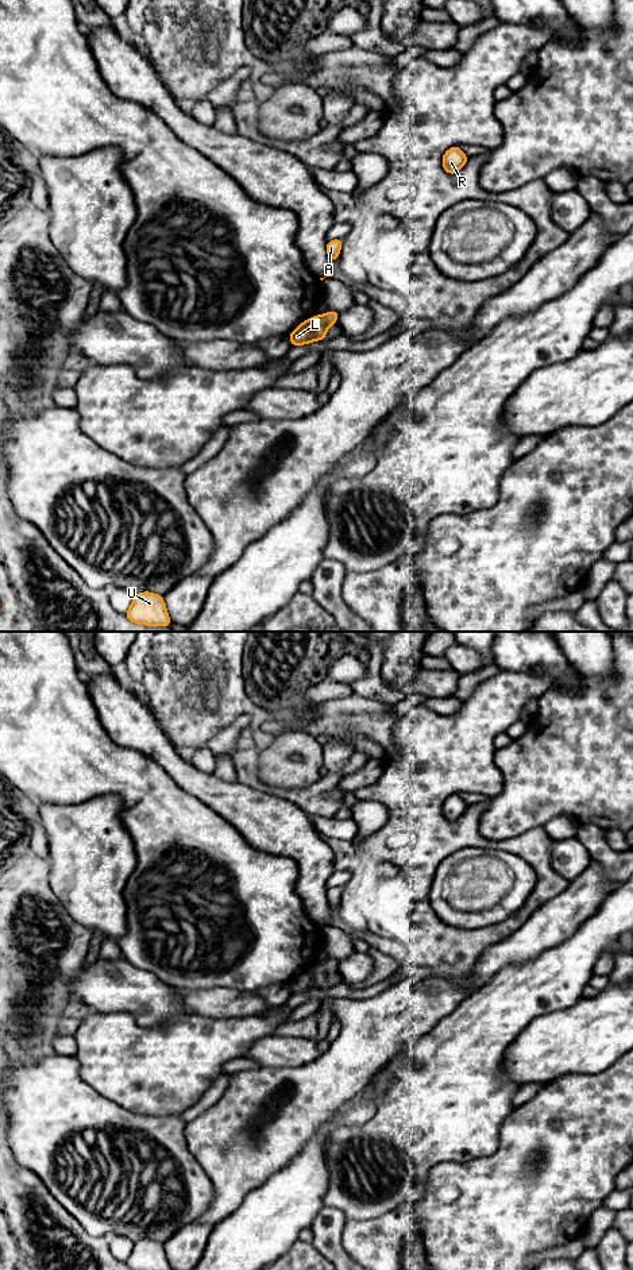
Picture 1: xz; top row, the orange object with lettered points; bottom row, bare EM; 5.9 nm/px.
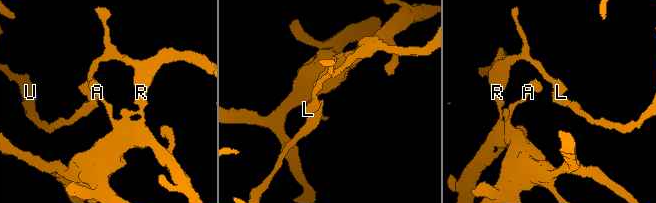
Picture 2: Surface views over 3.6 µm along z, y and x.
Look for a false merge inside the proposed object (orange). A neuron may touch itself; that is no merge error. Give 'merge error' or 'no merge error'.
merge error

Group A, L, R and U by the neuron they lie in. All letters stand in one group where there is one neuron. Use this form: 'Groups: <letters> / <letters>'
Groups: A L R / U

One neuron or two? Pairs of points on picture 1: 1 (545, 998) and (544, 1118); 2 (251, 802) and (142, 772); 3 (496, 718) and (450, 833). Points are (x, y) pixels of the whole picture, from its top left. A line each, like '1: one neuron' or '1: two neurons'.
1: two neurons
2: two neurons
3: one neuron

